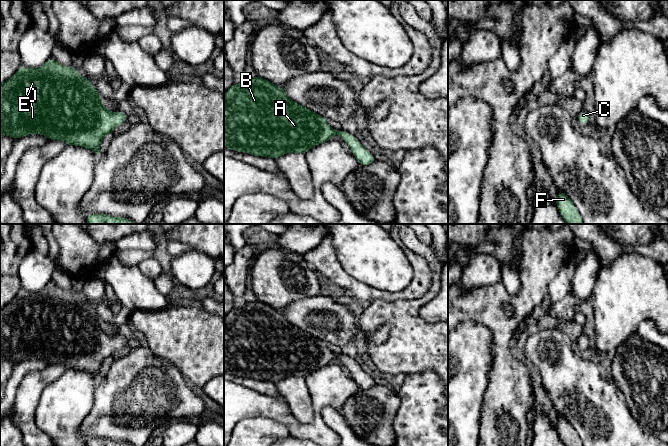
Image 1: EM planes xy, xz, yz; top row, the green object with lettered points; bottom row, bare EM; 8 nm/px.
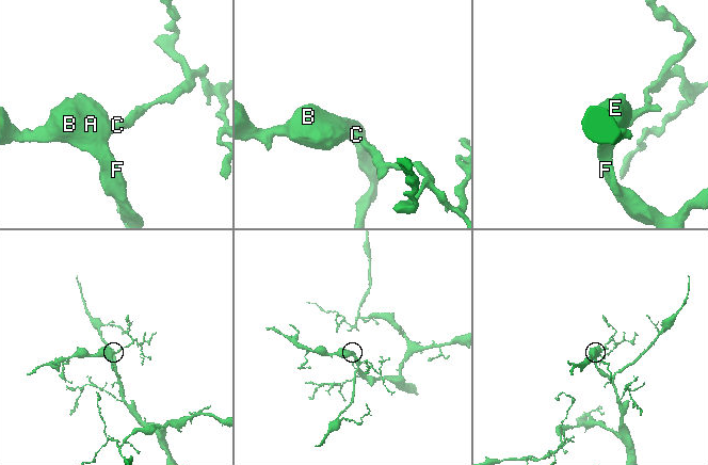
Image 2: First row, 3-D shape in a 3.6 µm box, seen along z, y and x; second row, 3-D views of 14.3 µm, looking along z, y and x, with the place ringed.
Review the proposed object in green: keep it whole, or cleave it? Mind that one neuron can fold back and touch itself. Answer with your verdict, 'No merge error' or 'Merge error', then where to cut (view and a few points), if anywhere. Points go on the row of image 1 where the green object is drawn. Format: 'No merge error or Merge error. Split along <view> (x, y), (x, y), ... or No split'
No merge error. No split

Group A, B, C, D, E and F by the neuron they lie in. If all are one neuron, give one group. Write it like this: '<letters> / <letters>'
A B C D E F

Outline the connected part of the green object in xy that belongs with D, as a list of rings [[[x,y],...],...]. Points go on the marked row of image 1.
[[[50,58],[39,68],[20,69],[0,85],[0,136],[8,135],[15,140],[31,133],[41,134],[53,140],[62,140],[67,145],[81,146],[91,149],[100,155],[102,139],[111,133],[119,124],[127,122],[125,112],[108,111],[95,86],[82,77],[78,70],[66,67]]]

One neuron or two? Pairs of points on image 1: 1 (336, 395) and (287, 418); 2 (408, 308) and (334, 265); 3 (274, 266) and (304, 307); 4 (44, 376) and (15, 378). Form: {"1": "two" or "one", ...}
{"1": "one", "2": "two", "3": "two", "4": "two"}

